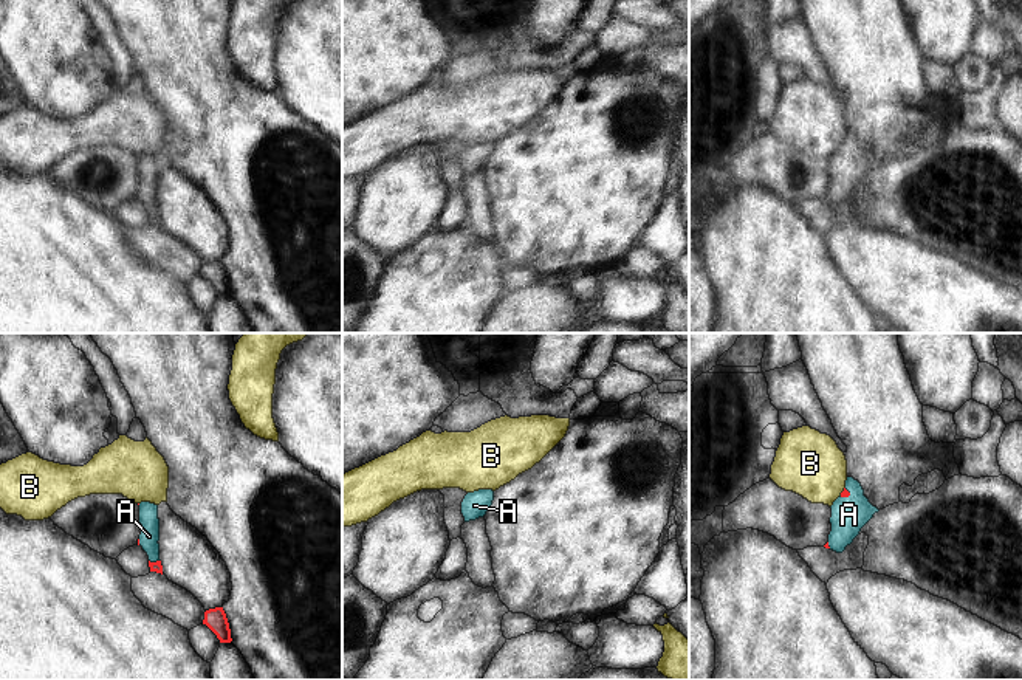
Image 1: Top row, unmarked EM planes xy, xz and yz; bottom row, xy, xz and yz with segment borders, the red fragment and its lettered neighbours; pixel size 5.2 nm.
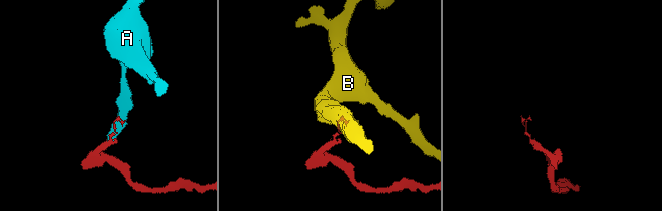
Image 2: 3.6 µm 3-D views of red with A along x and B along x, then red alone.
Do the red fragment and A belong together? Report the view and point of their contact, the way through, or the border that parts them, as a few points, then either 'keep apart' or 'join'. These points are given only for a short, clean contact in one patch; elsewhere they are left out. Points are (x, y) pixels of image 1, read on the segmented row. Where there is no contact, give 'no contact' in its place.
yz (844, 496) | join

